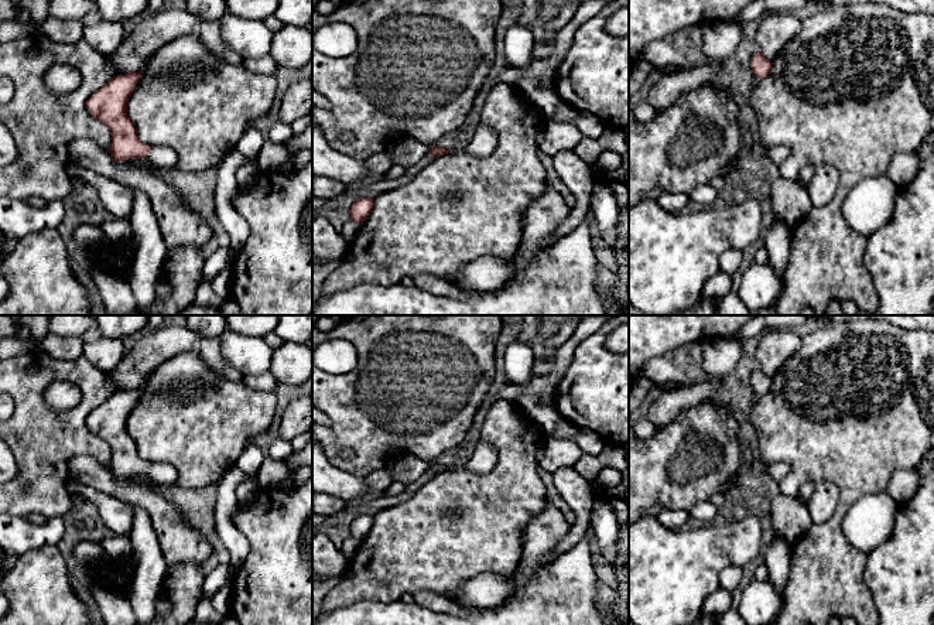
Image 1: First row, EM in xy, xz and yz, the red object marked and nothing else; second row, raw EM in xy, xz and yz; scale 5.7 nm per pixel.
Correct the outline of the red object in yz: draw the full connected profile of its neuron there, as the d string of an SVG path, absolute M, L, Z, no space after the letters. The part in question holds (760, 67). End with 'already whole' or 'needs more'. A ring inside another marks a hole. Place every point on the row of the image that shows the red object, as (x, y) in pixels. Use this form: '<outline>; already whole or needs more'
M757 51L750 59L750 68L756 78L766 78L770 74L772 62Z; already whole

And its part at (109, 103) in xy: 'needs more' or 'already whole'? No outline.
needs more

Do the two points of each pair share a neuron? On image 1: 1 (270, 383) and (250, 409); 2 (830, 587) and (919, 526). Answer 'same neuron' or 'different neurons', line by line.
1: different neurons
2: different neurons

